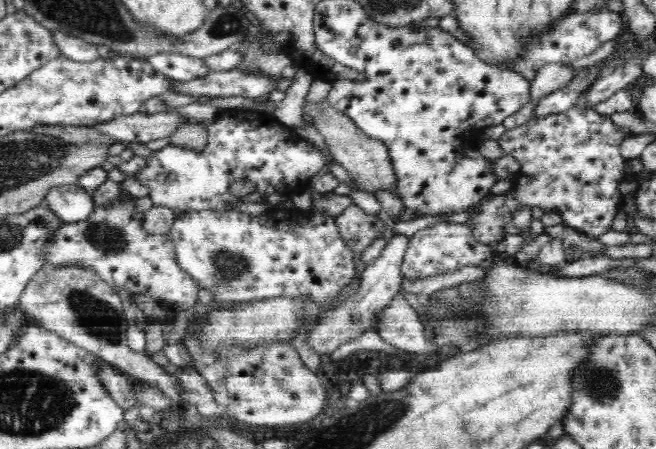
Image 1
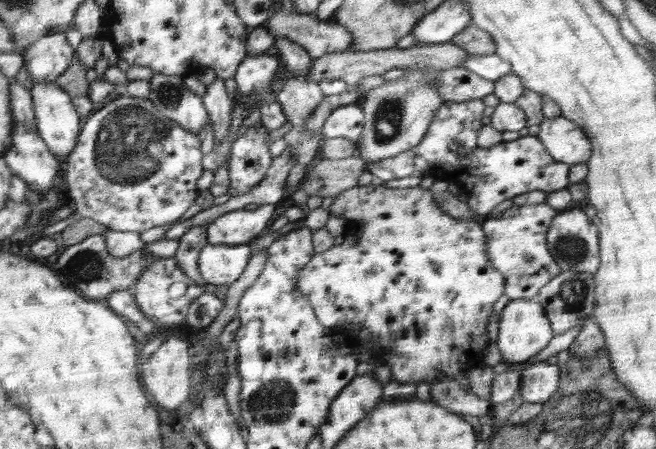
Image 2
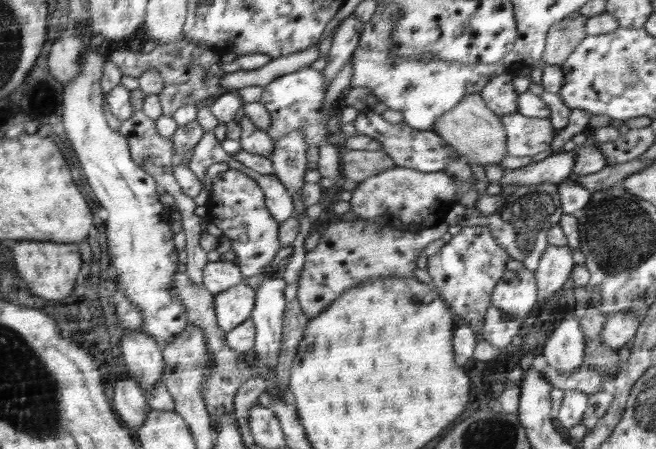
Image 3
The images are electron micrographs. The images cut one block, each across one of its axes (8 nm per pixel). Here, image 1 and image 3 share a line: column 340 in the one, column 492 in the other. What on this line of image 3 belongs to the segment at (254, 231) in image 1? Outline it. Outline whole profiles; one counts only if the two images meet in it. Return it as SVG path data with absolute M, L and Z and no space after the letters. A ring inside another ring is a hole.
M468 227L462 228L436 254L428 257L427 271L444 302L477 332L485 327L485 314L492 304L494 287L504 276L508 260L512 258L508 258L508 253L496 243L490 228Z

